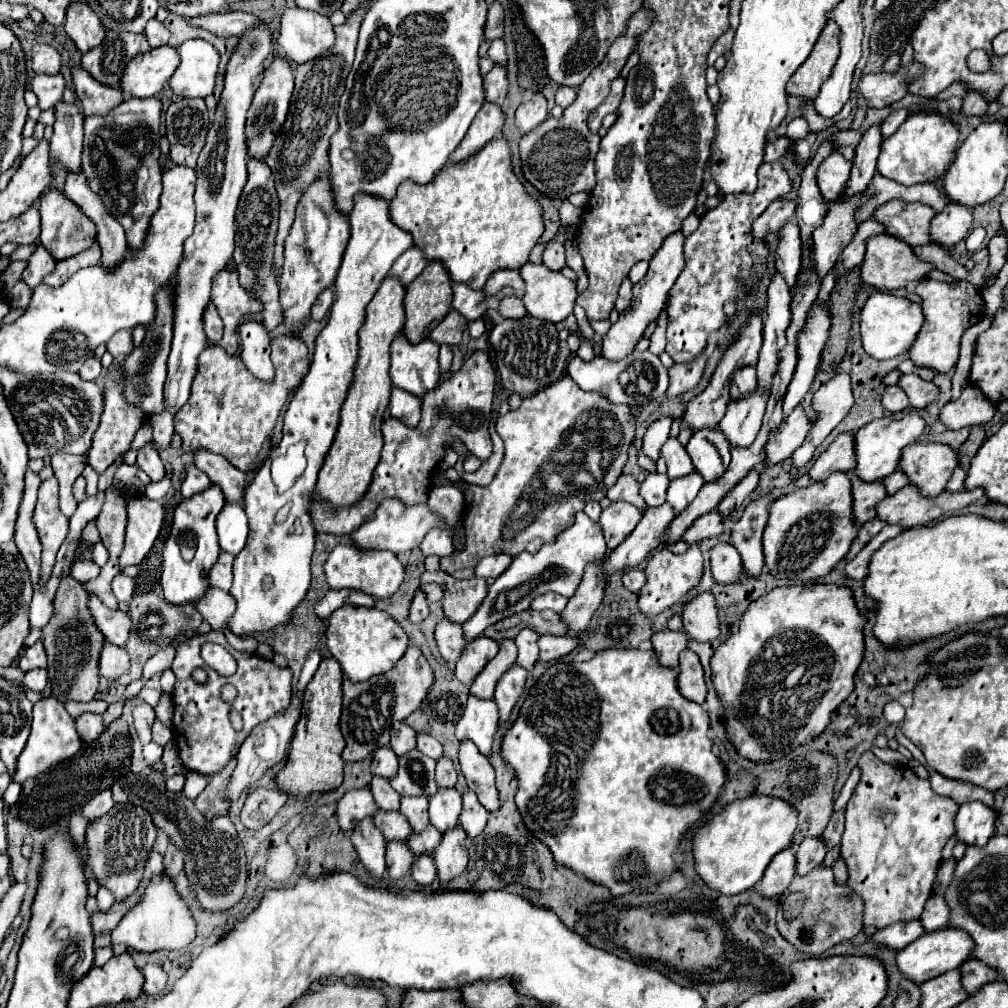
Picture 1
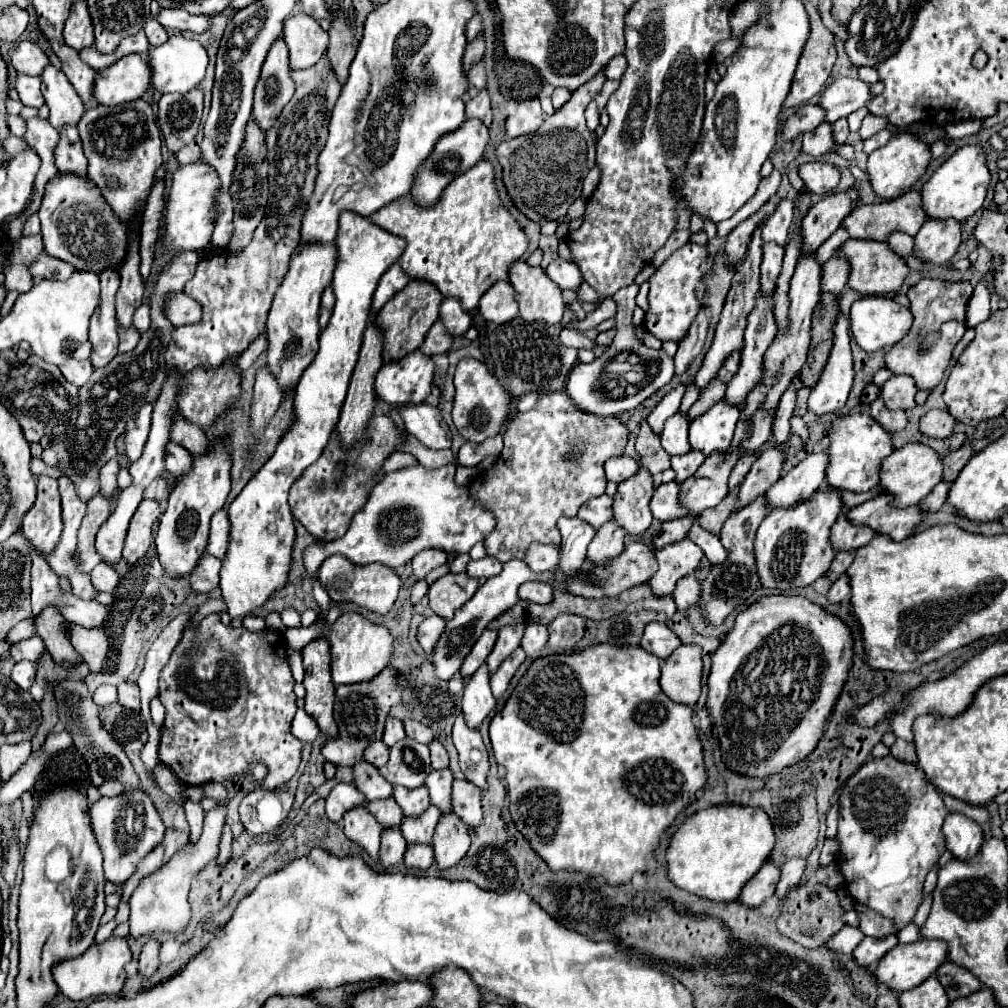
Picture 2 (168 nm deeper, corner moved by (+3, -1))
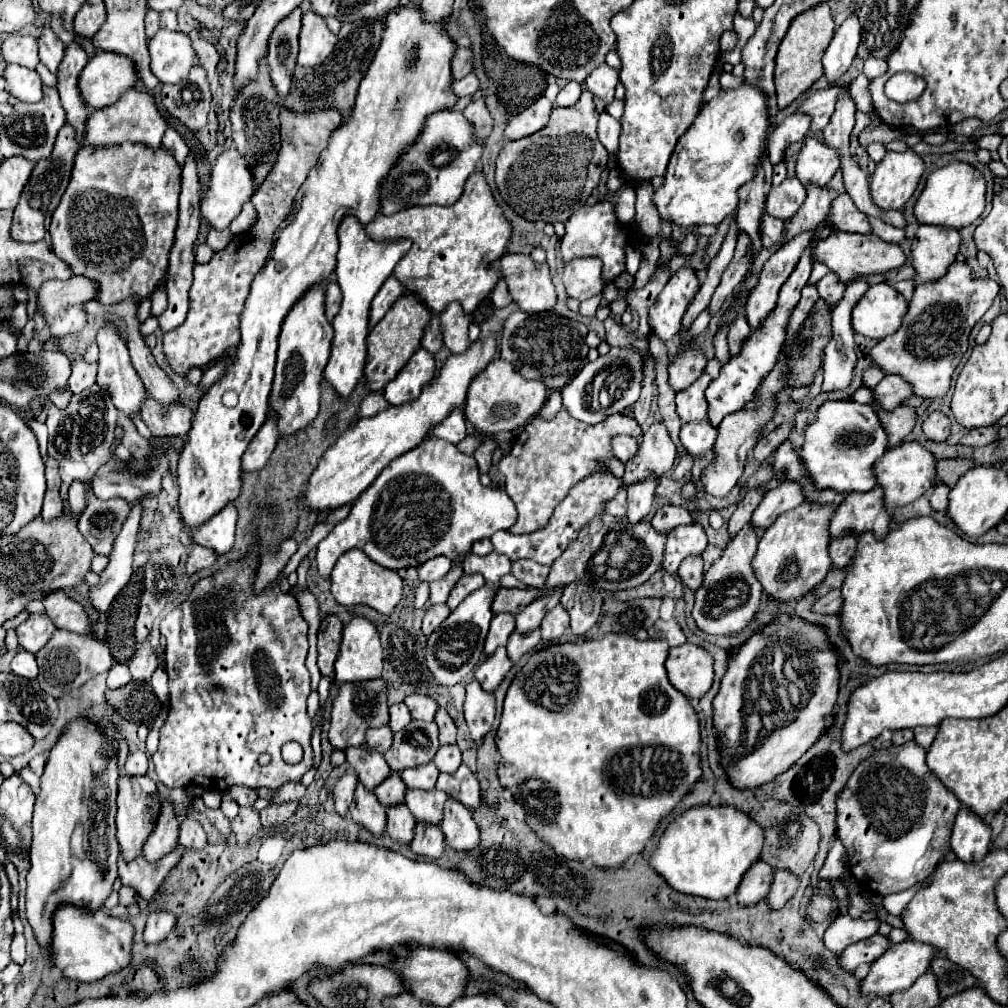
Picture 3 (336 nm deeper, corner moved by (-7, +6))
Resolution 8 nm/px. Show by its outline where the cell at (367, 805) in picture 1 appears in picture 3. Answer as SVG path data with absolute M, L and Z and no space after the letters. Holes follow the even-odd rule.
M347 769L335 783L333 787L333 795L335 795L335 811L339 815L347 815L347 809L351 805L353 793L355 793L355 785L357 785L357 775L353 769Z

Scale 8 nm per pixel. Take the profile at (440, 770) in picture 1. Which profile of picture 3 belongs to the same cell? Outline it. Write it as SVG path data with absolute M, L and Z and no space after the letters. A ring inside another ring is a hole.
M439 707L439 709L437 709L435 723L439 725L439 741L441 741L441 743L455 743L457 727L455 727L455 723L453 723L453 719L449 717L449 713L447 713L445 707Z

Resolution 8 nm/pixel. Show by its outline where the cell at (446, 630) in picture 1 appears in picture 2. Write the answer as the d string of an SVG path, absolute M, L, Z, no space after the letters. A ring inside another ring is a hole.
M429 614L421 624L419 624L419 632L417 632L417 640L421 644L421 648L425 650L425 654L433 654L441 634L445 632L447 620L439 618L437 614Z

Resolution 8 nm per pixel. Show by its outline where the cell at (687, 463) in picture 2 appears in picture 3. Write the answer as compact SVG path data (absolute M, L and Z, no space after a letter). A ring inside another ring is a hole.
M703 419L697 423L685 423L681 427L679 439L691 455L701 457L705 451L709 451L713 447L713 443L717 439L717 427L713 427L709 419Z

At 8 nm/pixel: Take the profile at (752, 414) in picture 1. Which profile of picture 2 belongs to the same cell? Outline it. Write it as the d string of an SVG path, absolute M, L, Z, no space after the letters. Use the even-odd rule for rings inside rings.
M759 294L757 296L757 310L753 310L753 314L749 314L749 324L745 328L745 346L741 350L741 368L739 368L737 376L733 376L733 380L727 384L725 402L729 402L729 406L743 410L745 398L749 396L749 392L753 388L757 388L757 384L763 382L763 378L765 378L765 358L763 356L765 356L765 350L775 340L775 334L777 334L777 326L775 326L773 310L769 310L769 306L765 306L765 298L761 298L761 294Z

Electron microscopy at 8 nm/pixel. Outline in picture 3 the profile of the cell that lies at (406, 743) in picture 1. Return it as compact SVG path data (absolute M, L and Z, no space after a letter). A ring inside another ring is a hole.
M397 703L397 705L391 705L389 707L389 727L391 731L401 731L409 721L411 721L411 713L407 711L407 705L405 703Z

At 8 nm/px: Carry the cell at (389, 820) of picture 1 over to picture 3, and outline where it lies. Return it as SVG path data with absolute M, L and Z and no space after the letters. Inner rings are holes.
M391 771L389 777L383 783L379 783L373 791L375 791L379 803L385 805L385 807L389 807L389 805L403 803L403 795L405 795L407 787L405 787L401 775L397 771Z

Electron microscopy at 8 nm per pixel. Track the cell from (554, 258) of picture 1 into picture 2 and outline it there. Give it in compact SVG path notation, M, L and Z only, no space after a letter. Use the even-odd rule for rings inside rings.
M563 258L553 260L547 266L547 276L561 288L561 290L577 290L581 284L581 270L577 264L567 262Z

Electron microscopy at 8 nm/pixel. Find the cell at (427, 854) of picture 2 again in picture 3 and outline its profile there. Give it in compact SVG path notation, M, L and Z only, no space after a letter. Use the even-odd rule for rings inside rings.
M417 823L415 825L415 837L411 841L411 849L417 855L425 855L425 857L433 857L433 859L443 855L445 839L443 839L441 827L429 825L429 823Z

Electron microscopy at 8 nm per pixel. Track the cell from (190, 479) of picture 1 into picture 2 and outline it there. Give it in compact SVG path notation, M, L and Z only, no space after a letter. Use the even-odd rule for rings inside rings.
M169 442L165 466L167 466L167 472L171 472L175 478L181 478L193 468L193 454L189 454L183 446L175 446L173 442Z

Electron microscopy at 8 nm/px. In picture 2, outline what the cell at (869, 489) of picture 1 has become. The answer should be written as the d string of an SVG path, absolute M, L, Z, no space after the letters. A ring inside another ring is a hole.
M843 506L837 522L833 524L833 530L831 530L831 542L833 542L833 548L835 550L849 550L849 548L861 548L865 544L869 544L877 532L869 526L857 526L853 522L849 522L847 518L849 514L849 508Z

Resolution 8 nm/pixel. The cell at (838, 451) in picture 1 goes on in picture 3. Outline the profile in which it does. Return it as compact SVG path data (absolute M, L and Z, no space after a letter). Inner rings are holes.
M781 483L763 495L763 501L753 511L751 527L755 531L769 529L781 513L795 509L801 503L803 503L803 497L799 495L799 491L795 491L795 487L791 487L791 483Z

